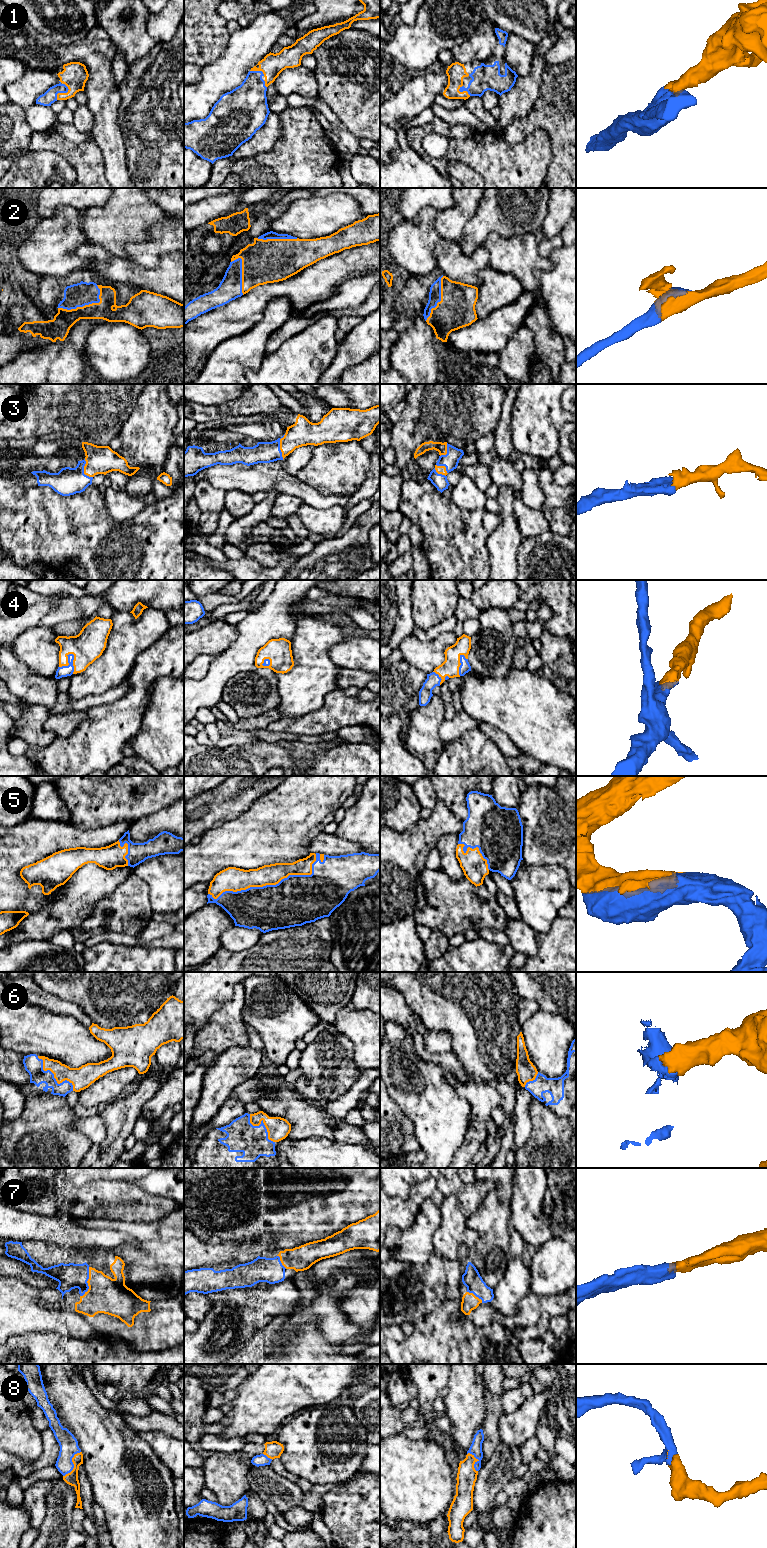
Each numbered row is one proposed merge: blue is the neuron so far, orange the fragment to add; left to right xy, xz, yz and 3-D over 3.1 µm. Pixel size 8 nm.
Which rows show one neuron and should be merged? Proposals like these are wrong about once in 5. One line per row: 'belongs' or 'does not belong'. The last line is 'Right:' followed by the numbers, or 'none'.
1: belongs
2: belongs
3: belongs
4: belongs
5: belongs
6: belongs
7: belongs
8: belongs
Right: 1, 2, 3, 4, 5, 6, 7, 8

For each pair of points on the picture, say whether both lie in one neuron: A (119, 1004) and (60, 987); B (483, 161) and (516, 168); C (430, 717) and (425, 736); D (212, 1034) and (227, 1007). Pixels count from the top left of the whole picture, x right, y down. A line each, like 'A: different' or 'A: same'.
A: same
B: same
C: same
D: same

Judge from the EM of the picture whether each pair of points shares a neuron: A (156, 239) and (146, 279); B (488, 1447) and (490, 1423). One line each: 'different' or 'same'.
A: different
B: same

